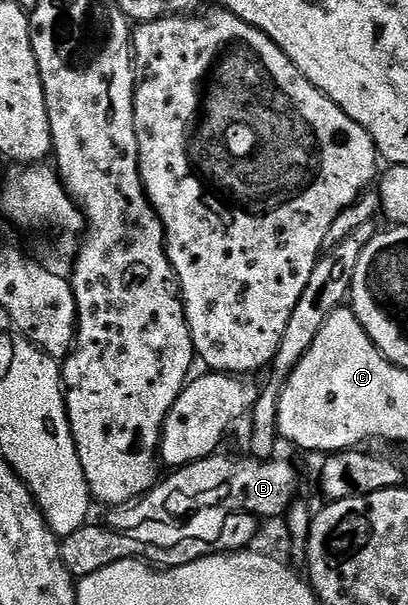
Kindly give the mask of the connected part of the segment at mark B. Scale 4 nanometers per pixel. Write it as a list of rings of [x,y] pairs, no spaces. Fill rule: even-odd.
[[[224,452],[210,454],[188,466],[180,466],[162,479],[157,486],[163,506],[188,506],[188,511],[223,506],[230,512],[247,511],[260,519],[286,514],[299,493],[299,474],[287,462],[260,460],[254,456],[230,458]]]

